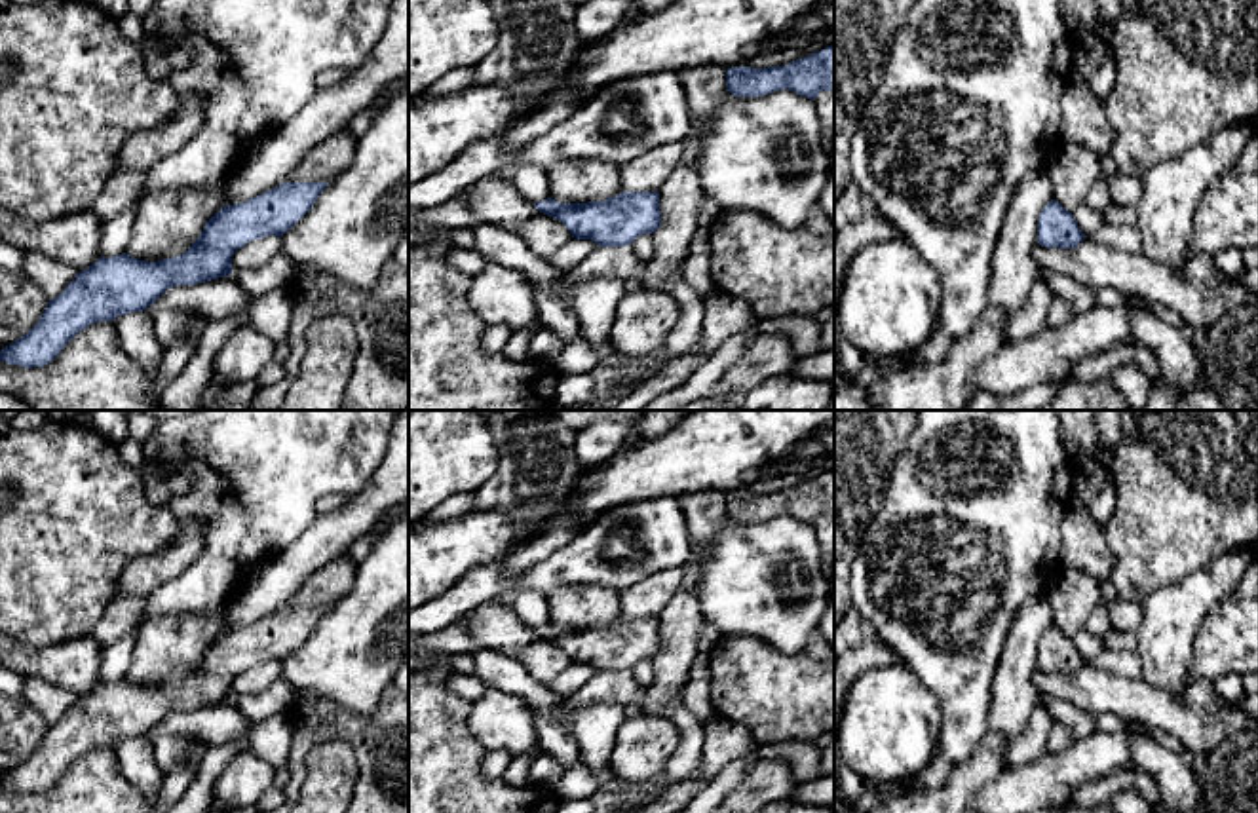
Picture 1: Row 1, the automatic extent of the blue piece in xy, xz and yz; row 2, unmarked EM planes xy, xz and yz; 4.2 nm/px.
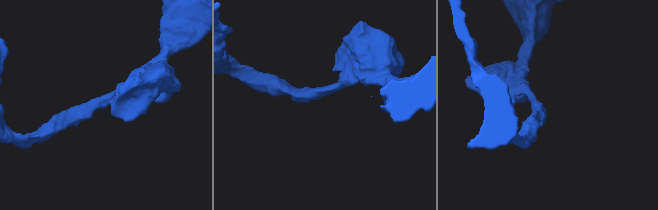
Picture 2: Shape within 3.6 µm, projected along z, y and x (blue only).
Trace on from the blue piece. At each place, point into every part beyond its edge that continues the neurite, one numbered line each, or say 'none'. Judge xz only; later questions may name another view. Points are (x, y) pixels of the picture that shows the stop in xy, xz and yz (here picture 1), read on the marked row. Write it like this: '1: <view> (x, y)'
none

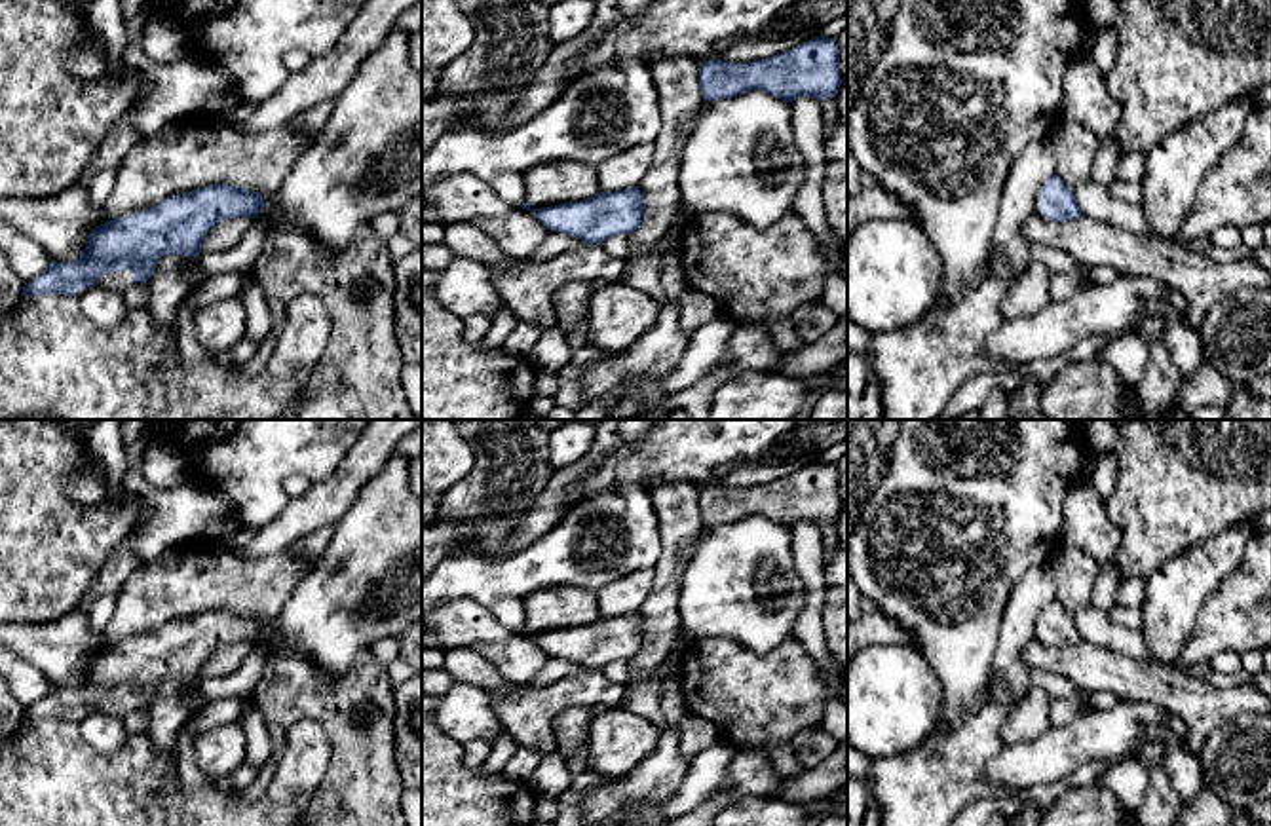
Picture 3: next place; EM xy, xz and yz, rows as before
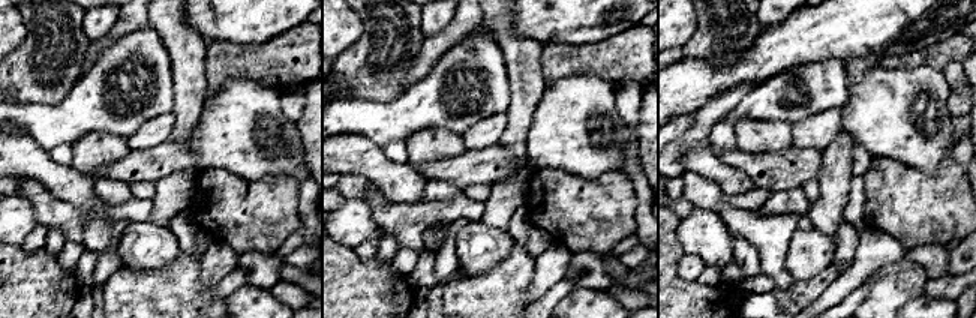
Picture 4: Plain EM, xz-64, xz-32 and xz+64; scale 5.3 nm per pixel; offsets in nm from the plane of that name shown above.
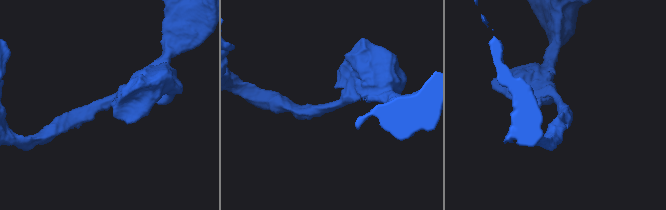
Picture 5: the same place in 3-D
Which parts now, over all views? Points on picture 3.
1: xy (113, 280)

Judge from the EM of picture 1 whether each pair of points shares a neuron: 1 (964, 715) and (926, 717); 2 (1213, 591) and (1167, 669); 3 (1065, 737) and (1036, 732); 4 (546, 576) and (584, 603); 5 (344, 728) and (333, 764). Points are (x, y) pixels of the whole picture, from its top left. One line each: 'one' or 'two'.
1: two
2: one
3: two
4: two
5: two

